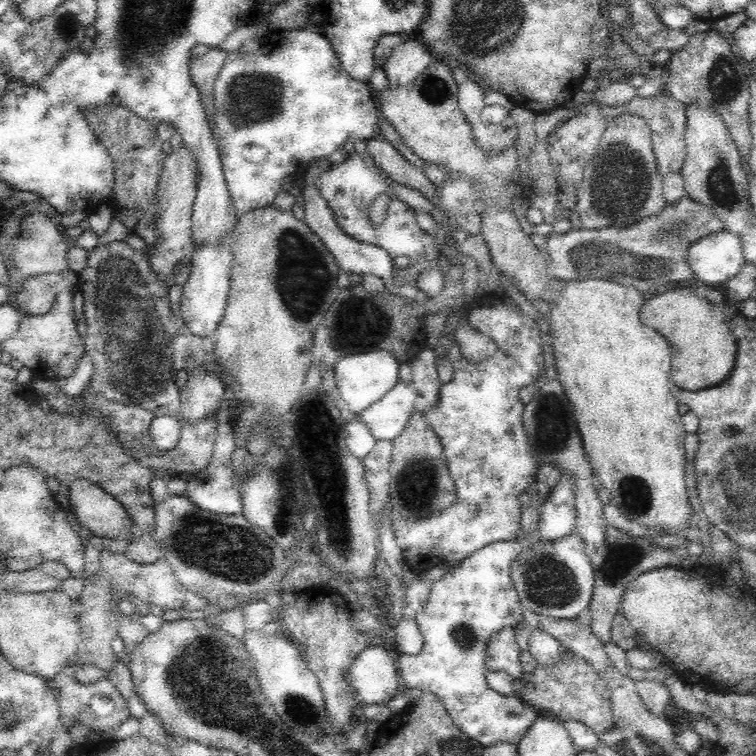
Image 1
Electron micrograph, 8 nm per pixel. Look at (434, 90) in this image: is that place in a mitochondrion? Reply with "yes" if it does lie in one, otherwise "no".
yes

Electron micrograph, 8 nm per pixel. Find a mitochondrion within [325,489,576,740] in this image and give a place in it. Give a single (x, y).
(463, 635)

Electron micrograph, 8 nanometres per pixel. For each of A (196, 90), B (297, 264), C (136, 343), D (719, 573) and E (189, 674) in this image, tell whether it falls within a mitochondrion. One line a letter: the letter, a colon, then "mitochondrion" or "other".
A: other
B: mitochondrion
C: mitochondrion
D: other
E: mitochondrion

